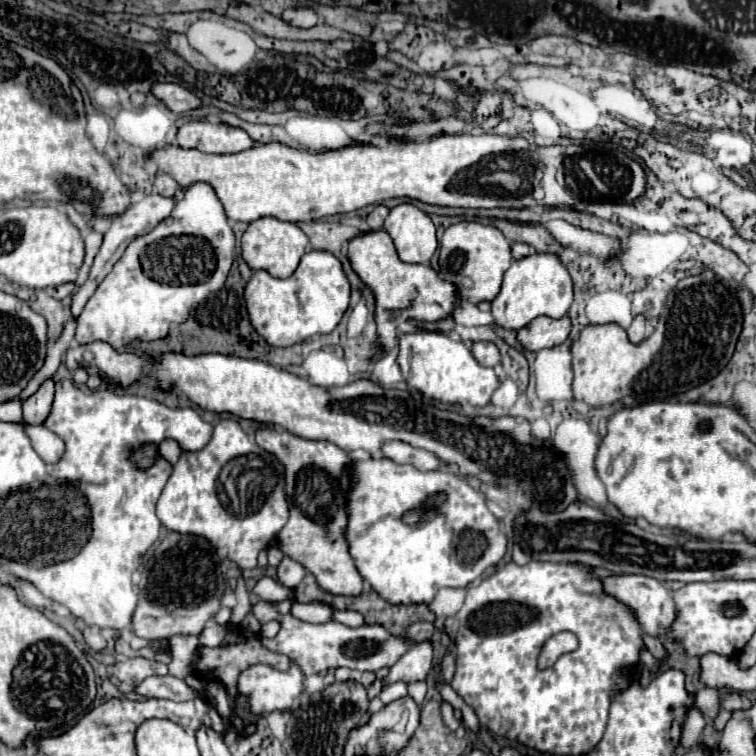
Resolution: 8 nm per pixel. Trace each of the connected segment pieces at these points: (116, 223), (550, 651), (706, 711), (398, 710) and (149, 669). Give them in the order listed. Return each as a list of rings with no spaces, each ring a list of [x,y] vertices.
[[[148,194],[148,196],[142,198],[140,202],[132,204],[122,216],[118,216],[118,218],[112,220],[112,226],[110,226],[110,230],[104,234],[102,248],[100,248],[100,252],[98,252],[94,264],[92,264],[92,270],[90,270],[90,276],[88,276],[86,284],[80,286],[76,294],[72,294],[72,304],[70,304],[70,314],[72,314],[72,316],[80,316],[80,312],[84,310],[84,306],[86,306],[86,302],[88,302],[88,298],[94,294],[94,290],[96,290],[98,284],[106,278],[106,274],[112,270],[112,266],[120,260],[120,256],[122,256],[122,252],[126,250],[126,246],[128,246],[132,240],[136,240],[138,236],[148,234],[156,224],[160,224],[164,218],[168,218],[170,212],[172,212],[172,208],[174,208],[174,198],[166,198],[166,196],[162,196],[162,194]]]
[[[558,632],[558,634],[554,634],[544,644],[544,648],[540,652],[540,658],[538,658],[538,666],[540,668],[552,666],[562,654],[576,650],[576,646],[578,646],[578,642],[576,642],[576,636],[572,632]]]
[[[702,688],[702,690],[696,692],[696,696],[694,696],[694,706],[704,714],[706,720],[710,720],[710,718],[716,716],[716,712],[718,712],[718,708],[720,708],[718,696],[720,696],[722,692],[728,692],[728,688],[718,688],[718,690],[716,690],[716,688],[714,688],[714,690]]]
[[[404,696],[400,700],[390,702],[388,706],[384,706],[380,712],[372,714],[370,720],[362,728],[368,728],[372,732],[384,732],[390,726],[396,726],[392,730],[398,730],[400,734],[394,734],[394,742],[398,742],[398,746],[406,744],[406,740],[410,740],[410,736],[414,734],[414,730],[418,728],[418,722],[420,722],[418,704],[410,696]]]
[[[118,656],[118,662],[114,664],[114,676],[120,682],[130,686],[140,684],[146,676],[152,676],[152,674],[158,674],[158,676],[168,674],[166,664],[158,664],[146,658],[124,658],[124,656]]]

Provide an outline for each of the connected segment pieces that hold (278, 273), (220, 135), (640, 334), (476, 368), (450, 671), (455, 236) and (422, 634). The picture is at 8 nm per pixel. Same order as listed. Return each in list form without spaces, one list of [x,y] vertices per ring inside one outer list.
[[[260,218],[250,222],[248,230],[242,236],[242,258],[252,270],[266,270],[276,278],[292,276],[300,264],[302,254],[306,252],[308,240],[306,234],[292,222],[282,222],[278,218]]]
[[[200,120],[180,126],[176,138],[182,148],[196,148],[212,154],[242,152],[254,146],[254,140],[242,128],[234,128],[228,124],[210,124]]]
[[[642,314],[634,316],[634,320],[632,320],[630,328],[628,328],[628,338],[632,342],[642,342],[646,338],[646,334],[644,334],[644,316]]]
[[[410,332],[398,338],[398,358],[396,358],[402,376],[408,386],[422,392],[428,398],[442,400],[448,404],[472,404],[486,406],[490,402],[492,392],[498,388],[498,376],[494,368],[486,368],[476,362],[470,348],[462,342],[450,340],[440,332]]]
[[[446,652],[446,654],[444,654],[440,668],[442,668],[442,676],[444,676],[444,680],[450,682],[452,676],[454,676],[454,668],[456,668],[456,658],[454,658],[452,652]]]
[[[466,220],[452,224],[440,240],[440,276],[454,280],[454,284],[462,288],[462,300],[466,302],[492,300],[500,292],[502,276],[514,260],[510,246],[510,240],[496,226]]]
[[[416,622],[416,624],[412,624],[412,626],[406,630],[404,638],[406,638],[410,644],[414,644],[416,640],[428,640],[432,634],[434,634],[434,624],[430,624],[430,622]]]

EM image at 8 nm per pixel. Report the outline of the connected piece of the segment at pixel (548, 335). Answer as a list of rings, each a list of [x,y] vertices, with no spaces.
[[[538,316],[522,330],[518,330],[518,340],[526,350],[538,352],[542,348],[552,348],[566,342],[570,330],[572,330],[570,316],[562,316],[558,320],[548,316]]]

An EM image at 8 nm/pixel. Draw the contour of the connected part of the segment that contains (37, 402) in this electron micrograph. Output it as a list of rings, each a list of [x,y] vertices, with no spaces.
[[[44,380],[30,398],[24,400],[24,422],[26,424],[42,424],[50,414],[54,398],[54,380]]]

